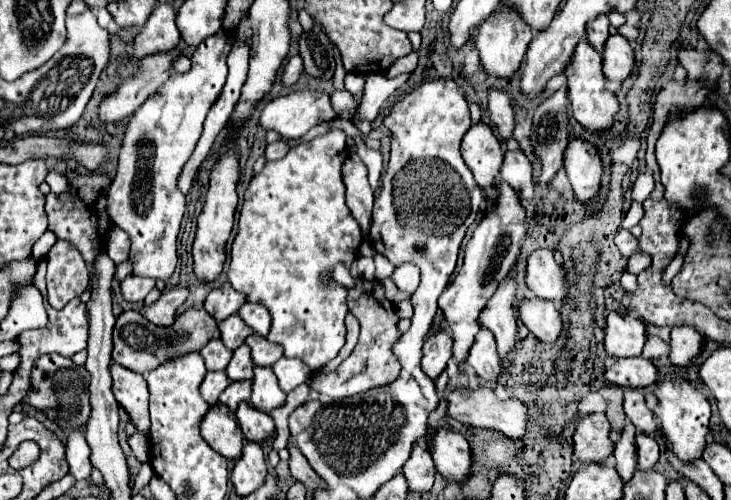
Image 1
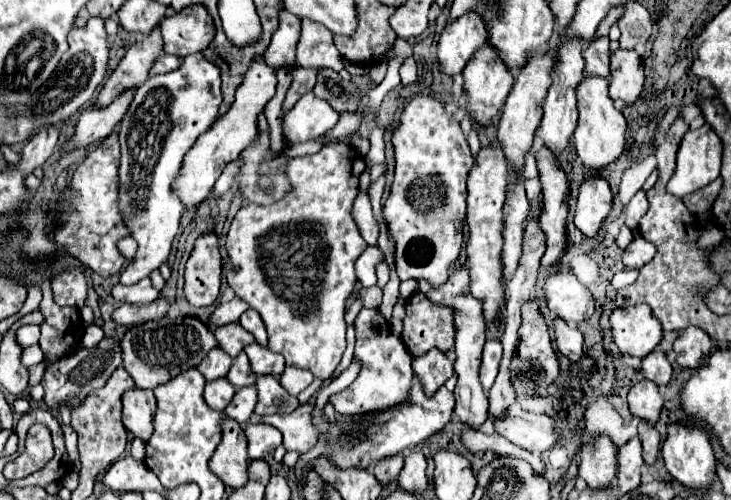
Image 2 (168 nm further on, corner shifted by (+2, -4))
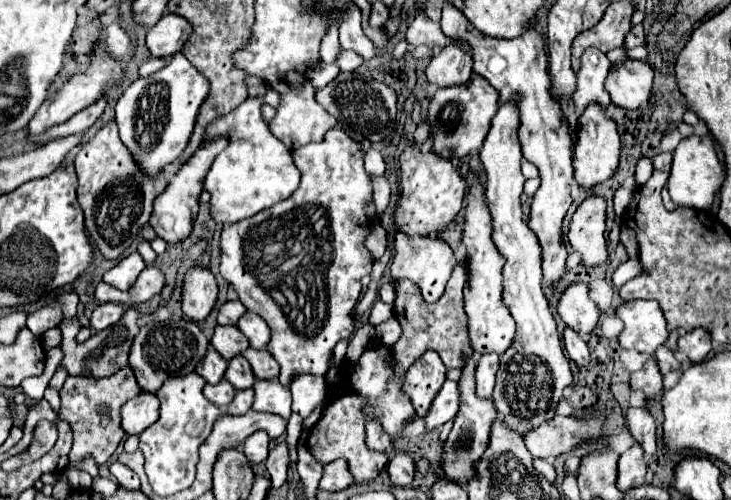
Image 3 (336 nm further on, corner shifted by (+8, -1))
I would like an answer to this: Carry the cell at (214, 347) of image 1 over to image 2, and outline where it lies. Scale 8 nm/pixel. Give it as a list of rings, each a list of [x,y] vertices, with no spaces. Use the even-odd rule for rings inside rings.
[[[212,348],[208,352],[208,356],[198,364],[198,370],[202,372],[202,376],[206,380],[216,380],[228,374],[228,368],[232,366],[232,358],[220,350],[220,348]]]

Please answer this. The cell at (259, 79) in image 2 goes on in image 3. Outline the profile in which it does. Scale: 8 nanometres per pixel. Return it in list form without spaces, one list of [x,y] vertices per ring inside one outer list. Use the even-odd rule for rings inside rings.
[[[218,137],[218,141],[202,143],[198,153],[194,153],[194,157],[190,157],[190,161],[186,161],[186,165],[182,165],[182,169],[174,171],[166,191],[156,197],[154,211],[152,211],[152,217],[150,217],[150,227],[168,245],[182,243],[190,235],[192,221],[196,219],[196,213],[198,213],[198,197],[202,193],[202,177],[206,177],[206,169],[210,169],[210,161],[214,161],[214,157],[224,147],[226,147],[226,139],[224,137]]]

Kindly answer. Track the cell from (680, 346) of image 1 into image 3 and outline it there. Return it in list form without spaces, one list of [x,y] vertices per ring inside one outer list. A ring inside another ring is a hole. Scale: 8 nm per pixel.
[[[694,329],[678,339],[678,349],[692,361],[700,363],[712,351],[712,337],[704,329]]]

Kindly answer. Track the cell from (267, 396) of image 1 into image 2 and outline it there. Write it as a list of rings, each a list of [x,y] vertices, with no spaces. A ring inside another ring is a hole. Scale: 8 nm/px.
[[[258,376],[256,380],[256,390],[258,390],[258,404],[256,404],[256,414],[258,416],[270,416],[270,414],[280,414],[280,412],[292,412],[300,402],[290,396],[274,376]]]

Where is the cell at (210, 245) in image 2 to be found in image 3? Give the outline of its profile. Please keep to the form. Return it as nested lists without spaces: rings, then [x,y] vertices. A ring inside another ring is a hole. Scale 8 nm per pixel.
[[[194,267],[186,273],[182,289],[182,309],[192,321],[204,321],[214,309],[218,285],[210,269]]]

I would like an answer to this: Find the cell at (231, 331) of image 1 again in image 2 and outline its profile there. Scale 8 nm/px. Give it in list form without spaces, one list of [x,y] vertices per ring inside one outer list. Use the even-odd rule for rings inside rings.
[[[238,322],[226,324],[224,328],[216,328],[214,334],[216,334],[218,346],[220,346],[226,354],[230,354],[232,358],[236,358],[236,356],[242,352],[244,346],[248,346],[248,344],[254,342],[254,336],[252,336],[248,330],[244,330]]]

